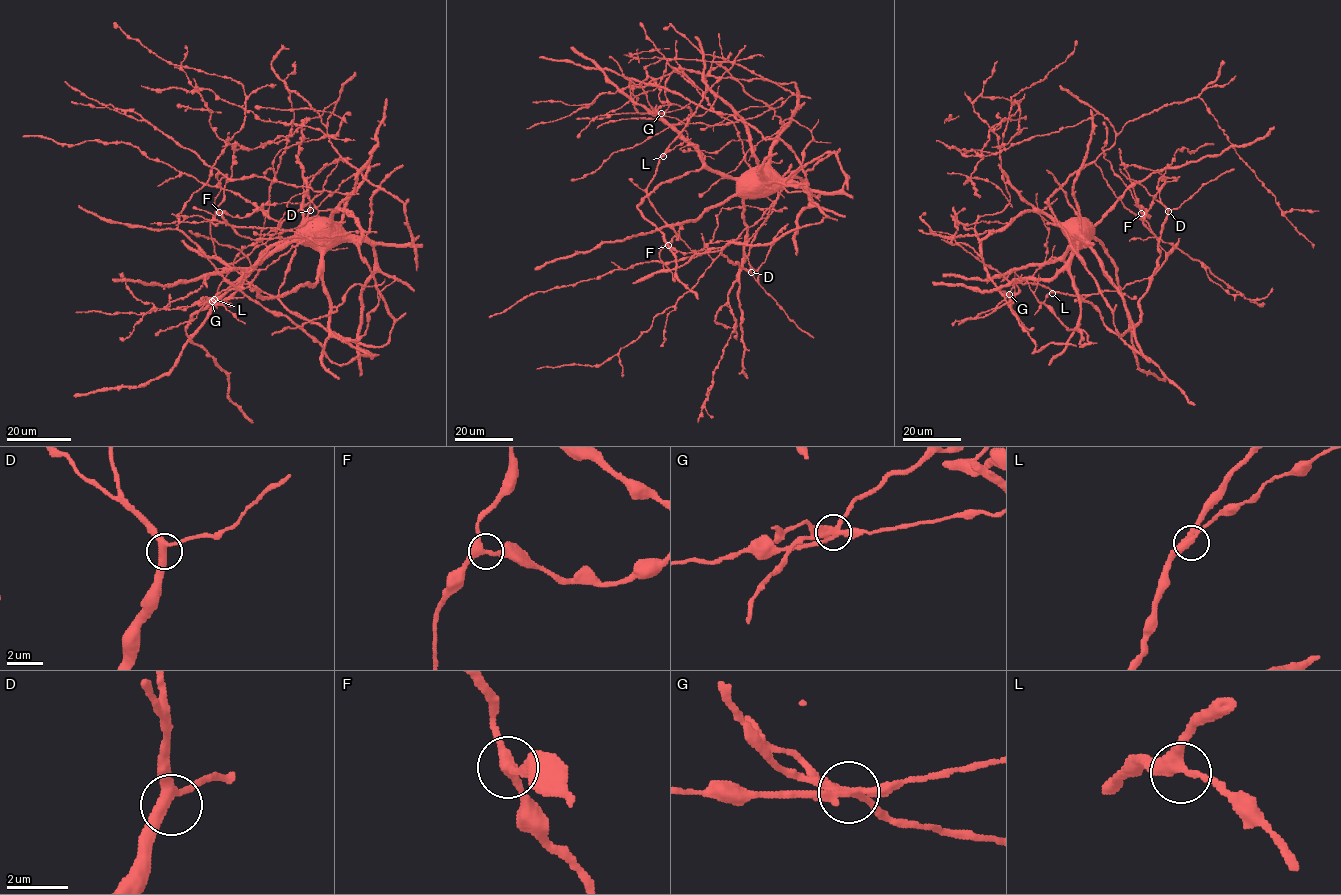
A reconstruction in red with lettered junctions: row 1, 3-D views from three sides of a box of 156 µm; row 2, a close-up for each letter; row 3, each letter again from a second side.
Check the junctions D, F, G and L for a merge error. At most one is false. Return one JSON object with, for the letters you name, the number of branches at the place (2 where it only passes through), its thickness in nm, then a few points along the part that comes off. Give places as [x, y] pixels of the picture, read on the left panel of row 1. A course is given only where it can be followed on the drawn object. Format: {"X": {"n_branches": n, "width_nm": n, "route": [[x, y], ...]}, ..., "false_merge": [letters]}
{"G": {"n_branches": 4, "width_nm": 320, "route": [[212, 301], [202, 306], [193, 320], [155, 335]]}, "false_merge": ["G"]}

